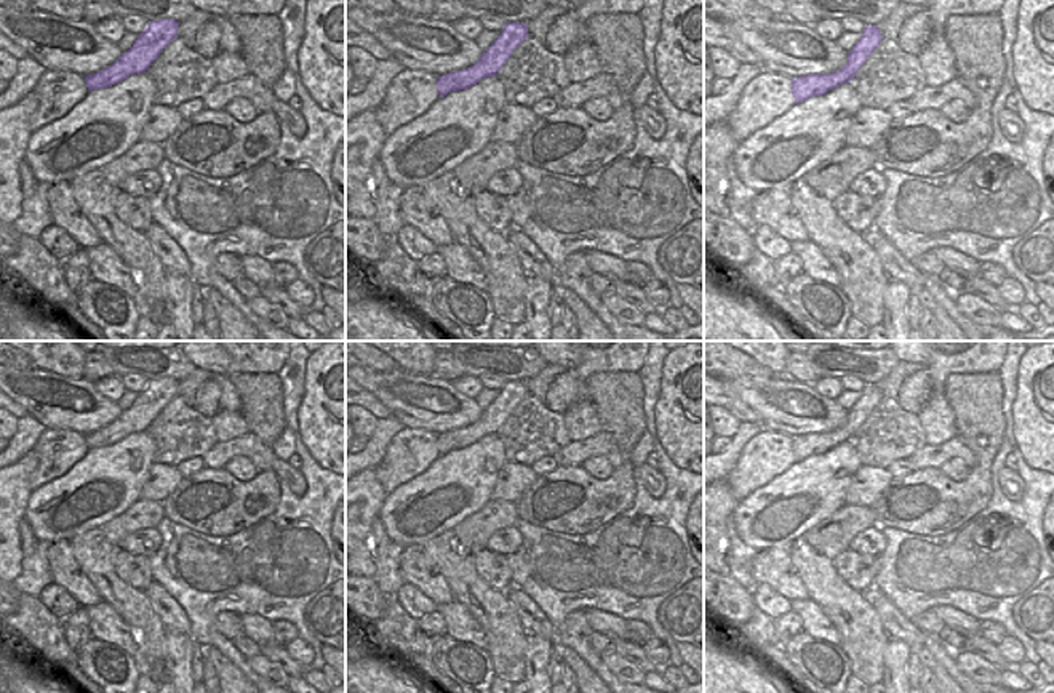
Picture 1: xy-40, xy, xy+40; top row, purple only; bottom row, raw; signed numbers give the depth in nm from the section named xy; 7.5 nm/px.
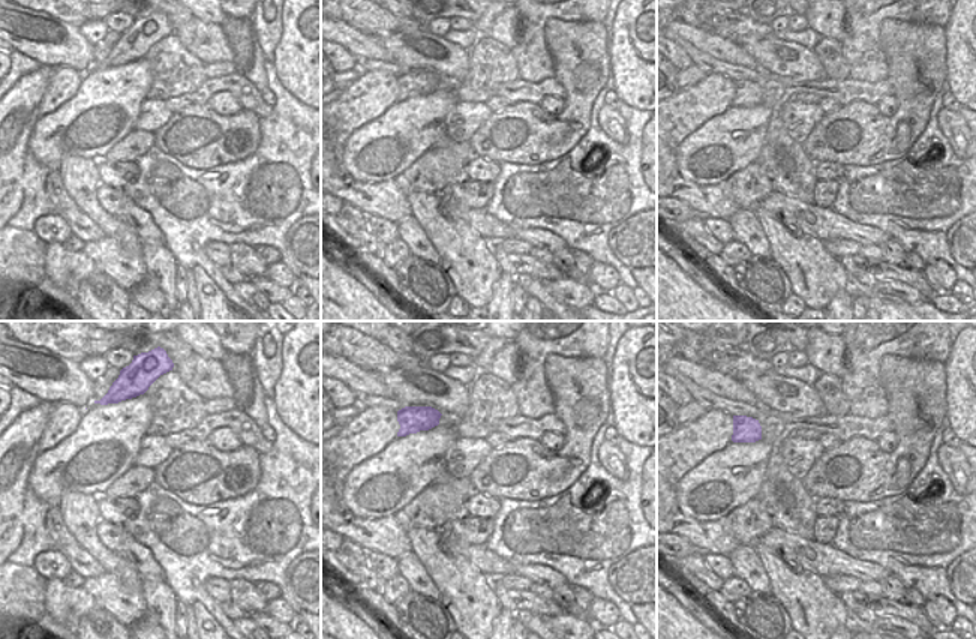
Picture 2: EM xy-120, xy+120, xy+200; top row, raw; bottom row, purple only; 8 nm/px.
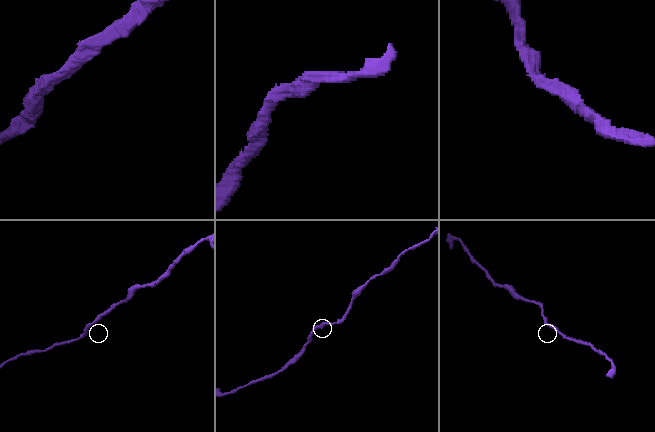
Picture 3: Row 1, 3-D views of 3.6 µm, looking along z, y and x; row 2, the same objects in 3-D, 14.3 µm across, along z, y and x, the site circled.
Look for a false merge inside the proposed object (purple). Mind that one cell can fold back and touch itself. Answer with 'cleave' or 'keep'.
keep

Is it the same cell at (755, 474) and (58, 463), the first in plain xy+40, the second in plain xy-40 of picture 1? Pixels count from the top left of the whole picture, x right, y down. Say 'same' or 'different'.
same

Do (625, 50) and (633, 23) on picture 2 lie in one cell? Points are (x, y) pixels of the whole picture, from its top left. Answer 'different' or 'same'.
same

